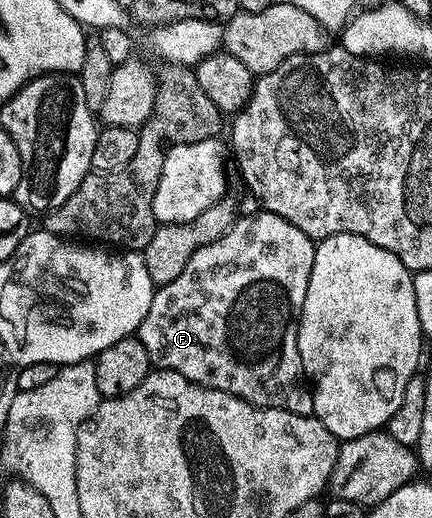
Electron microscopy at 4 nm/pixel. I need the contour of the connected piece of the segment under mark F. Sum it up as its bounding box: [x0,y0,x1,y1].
[138,209,316,415]

